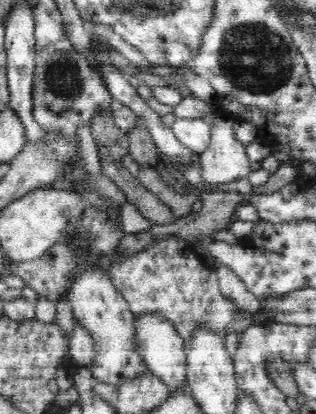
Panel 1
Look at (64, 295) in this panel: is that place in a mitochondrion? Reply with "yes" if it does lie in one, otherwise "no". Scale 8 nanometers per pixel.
no

